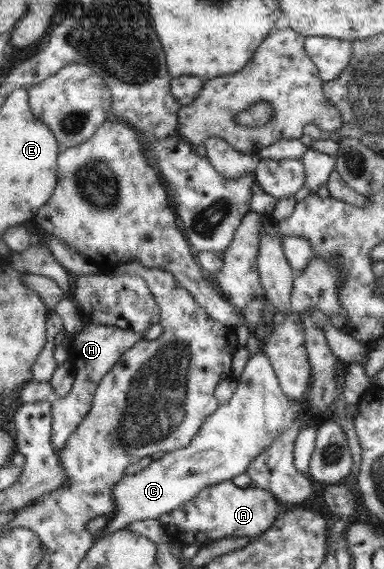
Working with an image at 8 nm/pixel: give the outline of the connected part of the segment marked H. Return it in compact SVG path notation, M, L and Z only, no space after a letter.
M86 323L85 327L71 337L69 362L72 364L74 382L66 397L52 398L52 444L57 450L65 447L69 436L76 431L78 424L92 407L96 387L108 371L122 358L122 354L138 341L144 339L145 333L137 335L134 331L127 331L112 325Z

